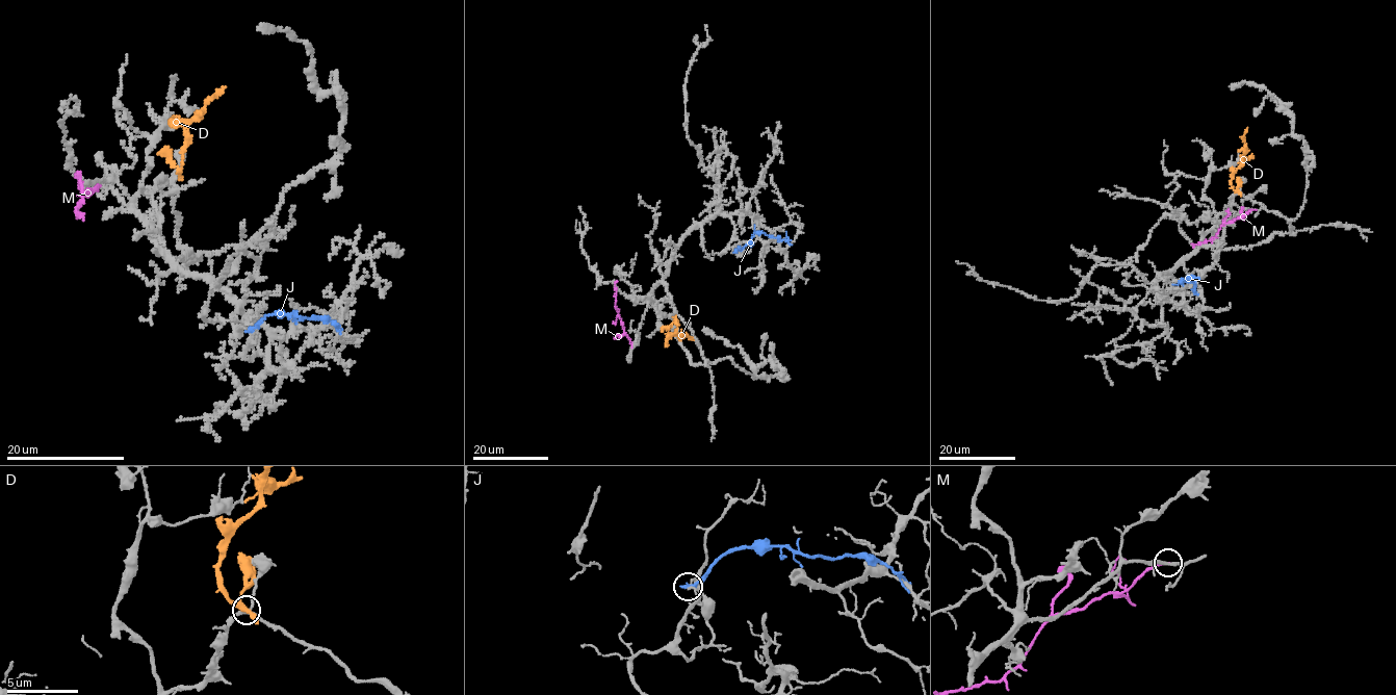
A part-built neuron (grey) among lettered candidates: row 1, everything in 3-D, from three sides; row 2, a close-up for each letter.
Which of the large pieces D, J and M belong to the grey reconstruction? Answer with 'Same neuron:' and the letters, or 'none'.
Same neuron: none

